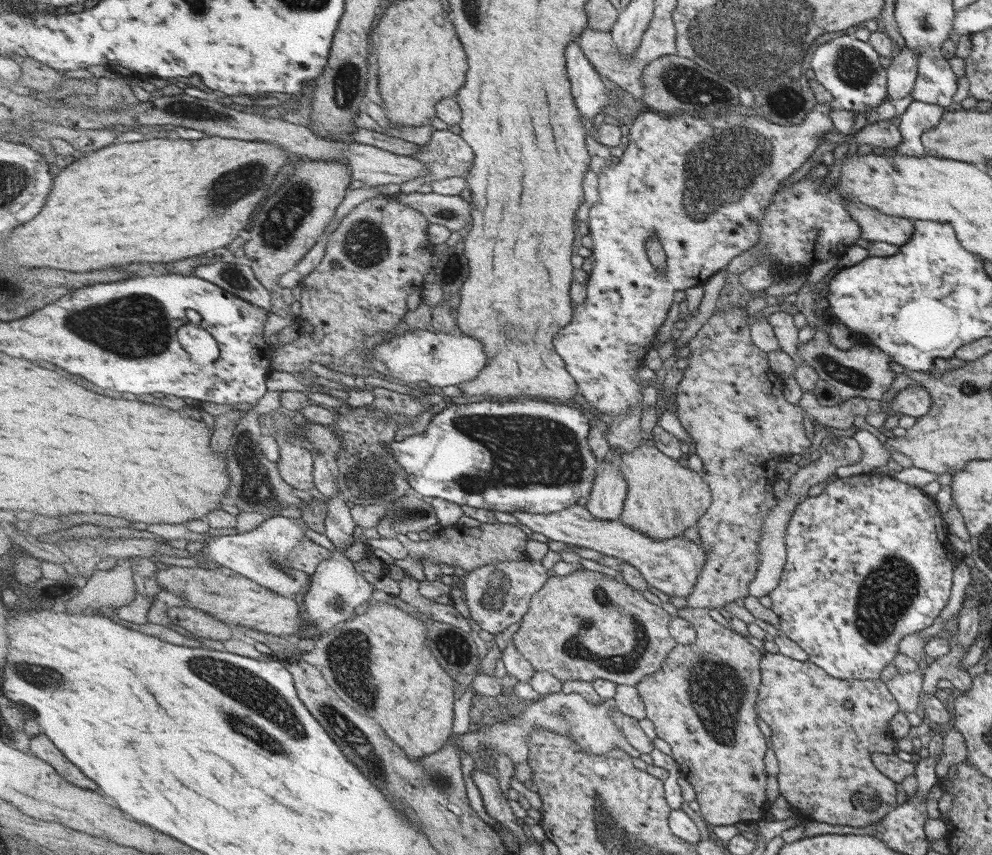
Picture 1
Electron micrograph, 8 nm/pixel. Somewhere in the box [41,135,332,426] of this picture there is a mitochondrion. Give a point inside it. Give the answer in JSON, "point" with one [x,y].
{"point":[140,319]}

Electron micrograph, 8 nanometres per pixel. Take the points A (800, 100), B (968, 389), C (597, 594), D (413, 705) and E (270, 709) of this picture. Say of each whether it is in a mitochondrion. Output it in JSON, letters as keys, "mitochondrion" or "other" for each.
{"A":"mitochondrion","B":"mitochondrion","C":"mitochondrion","D":"other","E":"mitochondrion"}

